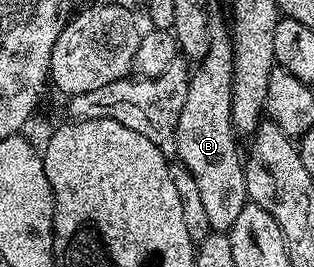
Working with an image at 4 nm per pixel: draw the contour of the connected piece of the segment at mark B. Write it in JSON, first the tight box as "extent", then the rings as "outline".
{"extent":[174,19,250,233],"outline":[[[216,19],[208,22],[208,50],[204,58],[191,70],[188,79],[188,98],[182,107],[182,115],[178,115],[178,127],[174,138],[179,164],[184,165],[194,181],[198,183],[198,191],[205,205],[209,230],[227,233],[234,227],[242,207],[250,204],[244,178],[242,149],[236,146],[238,134],[232,128],[232,34],[227,24]]]}

